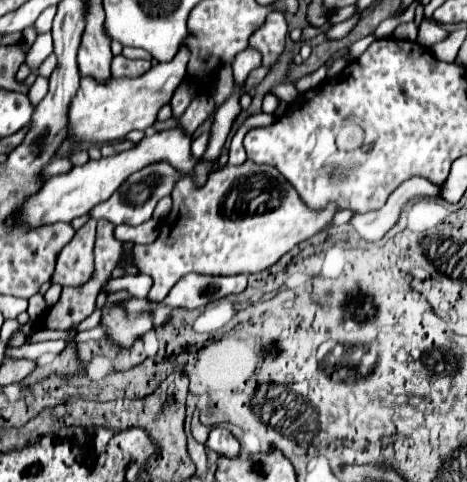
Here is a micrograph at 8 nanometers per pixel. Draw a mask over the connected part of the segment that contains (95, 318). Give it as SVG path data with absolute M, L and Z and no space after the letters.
M95 310L91 316L87 316L83 322L79 322L79 326L73 324L73 328L69 328L69 330L75 330L75 332L79 332L79 330L89 330L89 328L99 326L99 320L101 320L101 310Z

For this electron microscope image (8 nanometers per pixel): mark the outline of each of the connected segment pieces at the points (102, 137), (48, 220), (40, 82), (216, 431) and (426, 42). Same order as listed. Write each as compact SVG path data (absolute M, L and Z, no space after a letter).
M181 42L179 52L175 54L173 60L169 62L159 62L155 64L149 72L137 78L107 78L105 82L97 82L93 76L81 76L81 86L79 92L75 94L69 110L69 134L75 140L83 140L85 144L103 144L103 142L113 142L125 138L131 130L147 130L155 124L157 112L161 106L169 104L175 88L183 82L187 76L187 62L191 58L191 52L185 42Z
M181 126L169 128L169 130L161 130L155 134L145 136L141 142L137 142L131 150L127 152L119 152L107 158L99 158L99 160L89 160L83 166L73 166L69 172L57 174L53 178L47 180L47 184L39 190L39 194L31 196L23 208L9 218L9 224L13 222L23 222L31 228L41 226L41 224L53 224L53 222L71 222L77 216L83 216L87 212L93 210L93 206L97 206L99 202L105 202L107 198L111 198L111 194L137 170L141 170L143 166L149 166L153 162L171 162L177 170L185 170L189 172L195 166L195 158L191 160L191 134L187 134Z
M38 75L34 84L30 87L28 98L31 104L33 104L33 107L36 107L46 96L48 92L48 83L49 80L47 78Z
M213 428L207 440L207 446L217 454L239 454L239 442L225 428Z
M423 20L421 24L419 24L419 32L417 32L417 42L421 44L421 46L425 46L425 48L429 48L429 46L433 46L435 42L439 42L439 40L443 40L447 36L447 32L436 24L435 22L429 22L429 20Z

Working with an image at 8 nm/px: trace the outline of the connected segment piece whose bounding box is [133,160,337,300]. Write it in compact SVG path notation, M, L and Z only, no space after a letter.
M251 160L213 172L201 188L193 186L191 176L185 176L171 196L173 208L159 224L157 240L133 250L133 262L141 274L153 278L149 300L165 298L167 290L189 272L231 276L267 270L293 246L321 232L337 212L335 204L319 212L307 208L277 168L259 166Z

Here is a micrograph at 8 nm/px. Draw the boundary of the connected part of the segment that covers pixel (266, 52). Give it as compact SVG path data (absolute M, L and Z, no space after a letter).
M271 12L265 24L249 38L249 44L263 54L263 66L273 66L283 52L287 38L287 22L281 12Z

